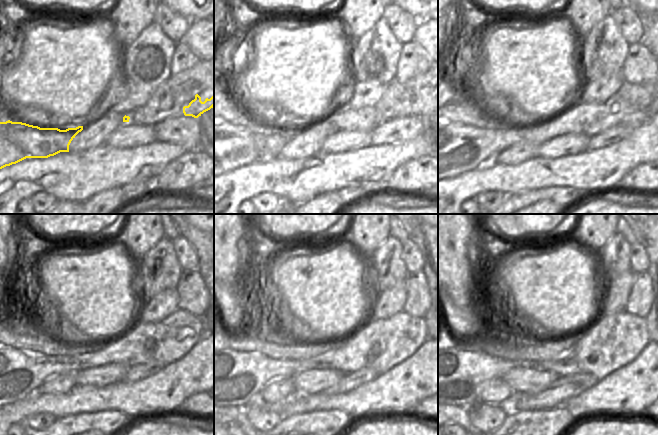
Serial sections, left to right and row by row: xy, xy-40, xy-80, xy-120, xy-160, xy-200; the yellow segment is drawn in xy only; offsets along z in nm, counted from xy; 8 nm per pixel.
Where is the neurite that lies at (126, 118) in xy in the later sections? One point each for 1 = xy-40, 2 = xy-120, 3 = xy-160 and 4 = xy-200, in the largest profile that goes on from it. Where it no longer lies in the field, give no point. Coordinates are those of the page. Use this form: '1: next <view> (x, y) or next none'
1: next xy-40 (366, 119)
2: next xy-120 (10, 375)
3: next xy-160 (234, 378)
4: next xy-200 (601, 350)

